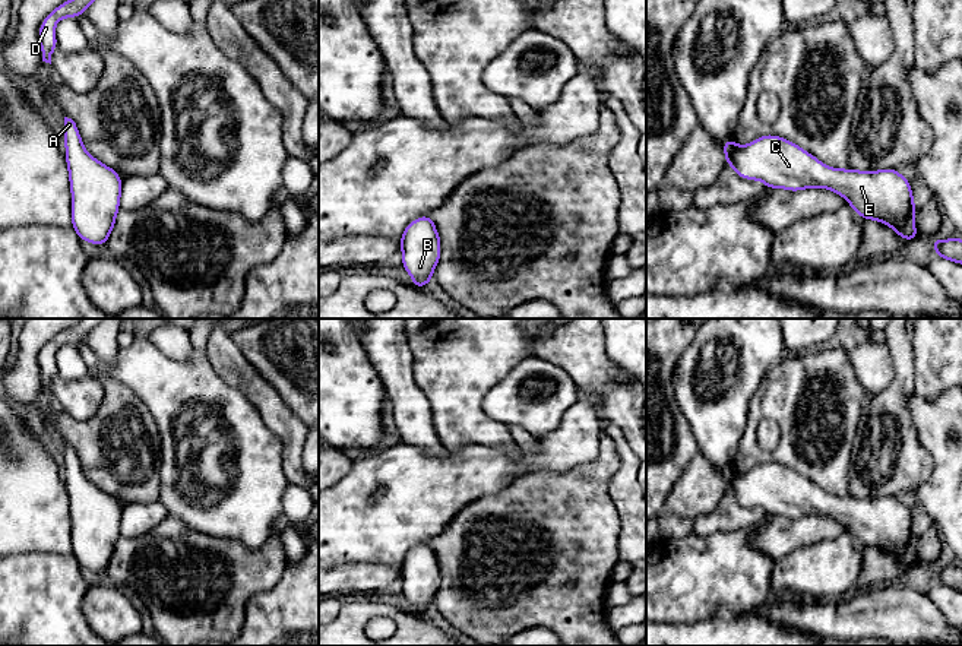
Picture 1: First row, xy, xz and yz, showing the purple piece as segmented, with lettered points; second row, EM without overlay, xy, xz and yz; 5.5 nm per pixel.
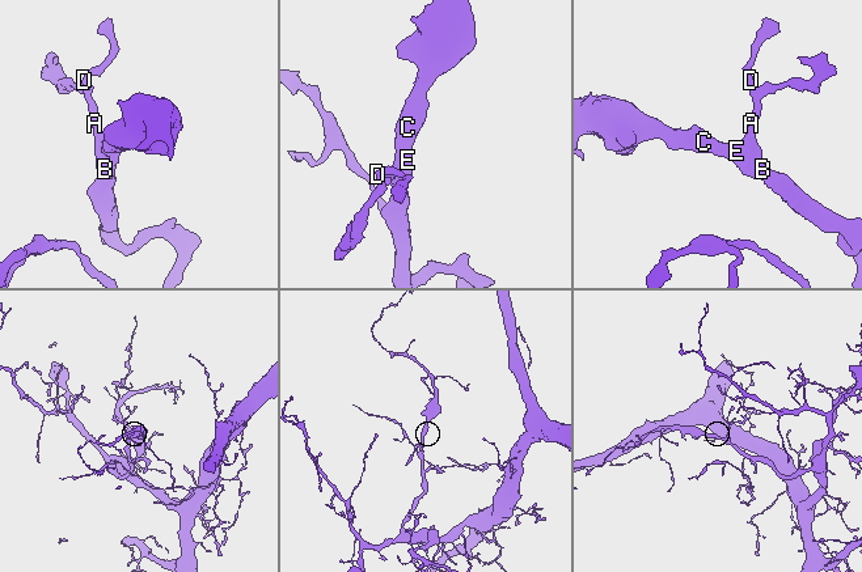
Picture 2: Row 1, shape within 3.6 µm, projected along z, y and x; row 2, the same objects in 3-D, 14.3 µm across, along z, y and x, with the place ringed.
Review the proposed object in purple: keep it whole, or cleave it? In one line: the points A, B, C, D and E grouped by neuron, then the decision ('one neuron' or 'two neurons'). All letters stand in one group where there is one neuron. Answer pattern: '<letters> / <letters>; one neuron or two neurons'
A B C D E; one neuron

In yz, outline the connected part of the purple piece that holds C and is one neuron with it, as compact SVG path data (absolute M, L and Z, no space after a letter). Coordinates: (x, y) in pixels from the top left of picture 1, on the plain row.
M766 462L746 474L722 468L725 491L744 507L763 509L768 516L822 514L841 522L860 545L887 551L908 570L918 566L911 510L896 495L880 498L836 497L798 472Z

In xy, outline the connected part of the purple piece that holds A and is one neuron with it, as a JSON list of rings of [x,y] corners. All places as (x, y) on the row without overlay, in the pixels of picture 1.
[[[64,444],[63,463],[72,519],[72,555],[80,569],[104,573],[120,538],[121,504],[88,481],[72,446]]]

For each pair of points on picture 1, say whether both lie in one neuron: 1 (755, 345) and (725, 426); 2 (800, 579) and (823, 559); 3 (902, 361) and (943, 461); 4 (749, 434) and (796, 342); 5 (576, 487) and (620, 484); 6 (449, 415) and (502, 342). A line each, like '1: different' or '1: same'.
1: same
2: same
3: different
4: different
5: different
6: same

